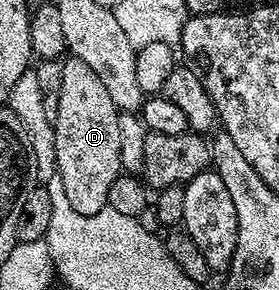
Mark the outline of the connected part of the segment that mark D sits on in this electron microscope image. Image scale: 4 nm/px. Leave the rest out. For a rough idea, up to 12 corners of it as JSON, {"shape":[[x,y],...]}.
{"shape":[[63,62],[56,171],[70,207],[109,208],[119,117],[102,79]]}

